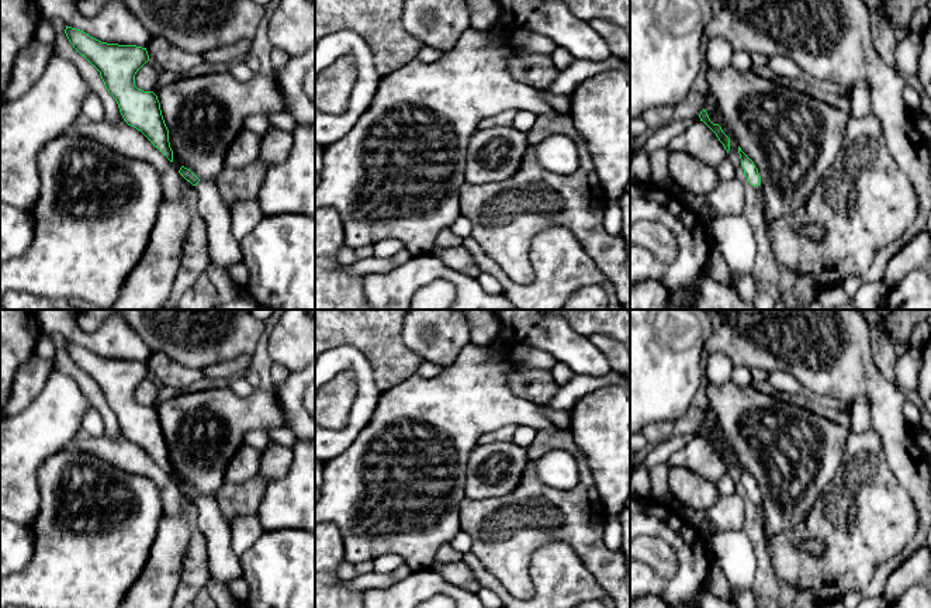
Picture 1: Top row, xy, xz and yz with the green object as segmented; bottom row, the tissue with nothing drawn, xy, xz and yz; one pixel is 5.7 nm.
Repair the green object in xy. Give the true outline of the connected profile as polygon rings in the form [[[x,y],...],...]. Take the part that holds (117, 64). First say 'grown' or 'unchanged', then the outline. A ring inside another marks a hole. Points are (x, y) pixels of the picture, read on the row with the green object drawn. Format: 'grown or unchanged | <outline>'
unchanged | [[[68,25],[65,34],[73,48],[100,72],[124,121],[141,131],[155,148],[173,162],[169,129],[158,96],[135,86],[136,72],[149,61],[146,48],[101,42]]]

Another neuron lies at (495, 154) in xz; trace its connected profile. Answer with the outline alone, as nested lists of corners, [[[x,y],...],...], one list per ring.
[[[512,125],[477,129],[468,144],[466,183],[487,184],[511,179],[527,149],[527,131]]]

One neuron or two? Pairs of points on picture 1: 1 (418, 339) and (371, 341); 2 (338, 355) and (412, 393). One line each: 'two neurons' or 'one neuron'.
1: two neurons
2: two neurons

